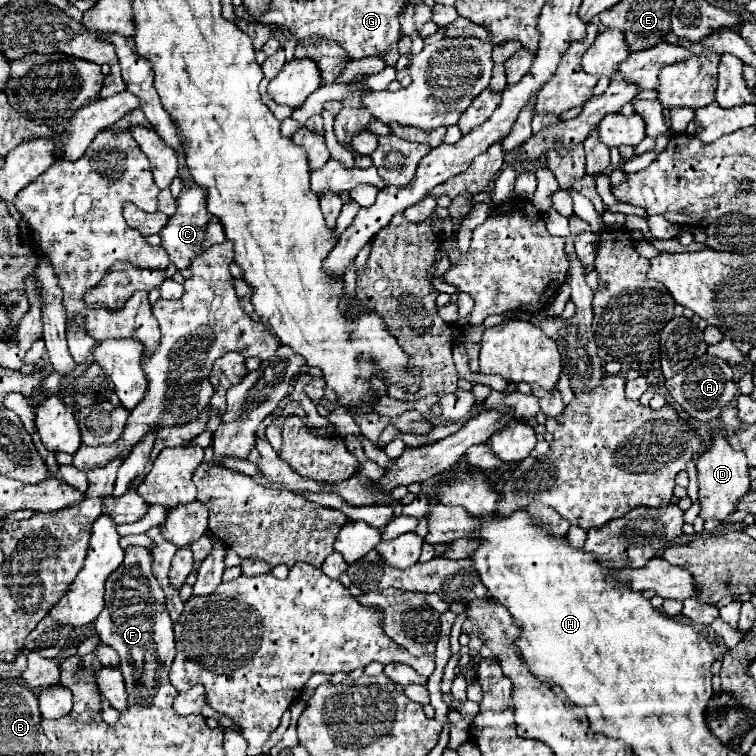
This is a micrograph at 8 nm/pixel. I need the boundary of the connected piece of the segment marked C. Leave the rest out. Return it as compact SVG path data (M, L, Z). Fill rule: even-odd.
M199 186L183 188L175 200L175 206L177 206L175 214L169 218L165 228L159 232L161 246L169 252L171 264L177 266L179 270L189 268L193 258L203 254L209 246L225 242L223 228L221 228L219 220L215 220L215 216L211 216L211 212L207 212L207 206L205 206L207 198L205 196L207 196L207 192L203 192L203 188L199 188Z

